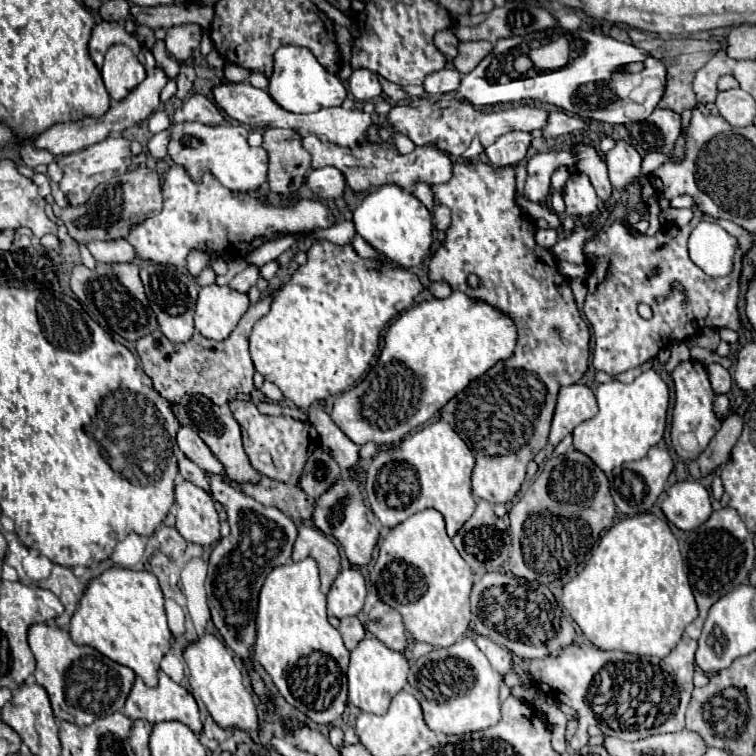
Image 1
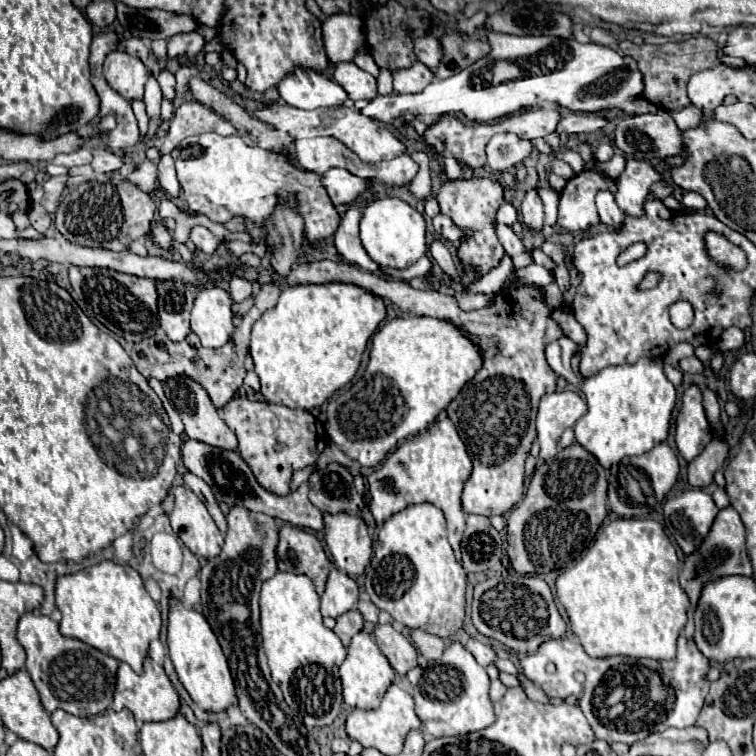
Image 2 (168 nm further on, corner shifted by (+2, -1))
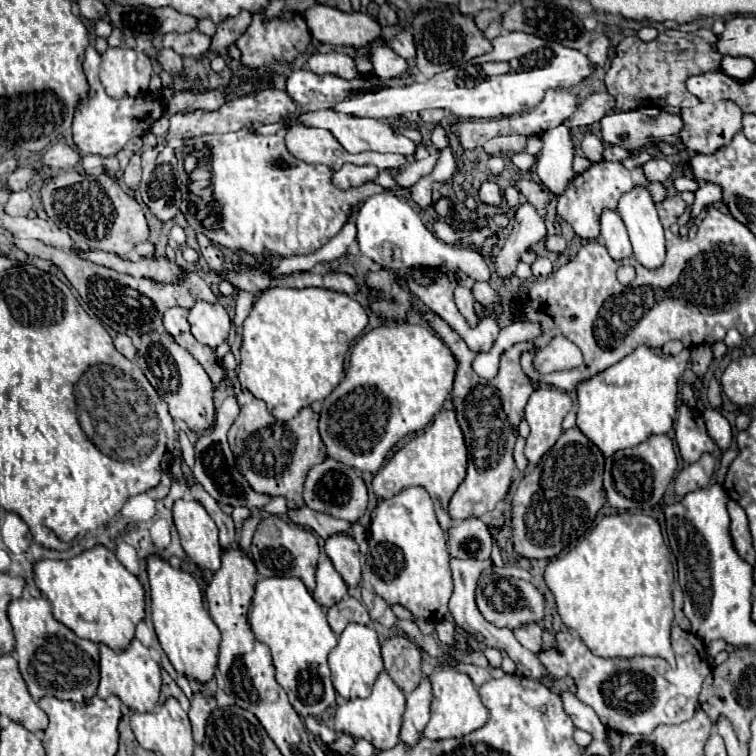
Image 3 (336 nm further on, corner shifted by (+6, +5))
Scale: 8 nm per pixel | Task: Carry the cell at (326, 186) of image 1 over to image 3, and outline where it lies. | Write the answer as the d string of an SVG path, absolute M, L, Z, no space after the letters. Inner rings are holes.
M344 164L340 170L332 174L332 184L338 188L352 188L352 186L362 186L364 182L370 182L378 176L376 166L354 166L354 164Z

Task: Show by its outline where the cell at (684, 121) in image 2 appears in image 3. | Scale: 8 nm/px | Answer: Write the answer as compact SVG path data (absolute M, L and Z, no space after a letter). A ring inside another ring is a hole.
M732 100L684 108L680 116L684 120L680 138L690 152L716 152L742 130L742 110Z

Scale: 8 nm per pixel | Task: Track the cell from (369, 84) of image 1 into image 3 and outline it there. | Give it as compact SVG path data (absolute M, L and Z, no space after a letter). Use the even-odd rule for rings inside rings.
M326 52L326 54L312 54L308 60L308 66L316 74L334 74L344 80L354 80L360 76L356 62L340 52Z

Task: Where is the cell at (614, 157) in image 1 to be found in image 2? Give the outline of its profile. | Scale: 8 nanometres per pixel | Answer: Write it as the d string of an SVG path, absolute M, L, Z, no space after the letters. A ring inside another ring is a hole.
M626 160L626 170L616 178L618 192L616 204L626 216L640 218L644 216L644 200L650 194L650 186L660 182L660 172L654 170L650 162L642 160Z

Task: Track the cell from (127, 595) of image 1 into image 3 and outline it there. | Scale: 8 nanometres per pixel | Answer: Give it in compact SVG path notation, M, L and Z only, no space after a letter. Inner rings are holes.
M94 546L70 560L42 560L36 564L34 574L58 622L68 626L76 636L106 644L116 648L116 652L134 638L136 624L146 616L146 596L140 580L130 574L106 546Z

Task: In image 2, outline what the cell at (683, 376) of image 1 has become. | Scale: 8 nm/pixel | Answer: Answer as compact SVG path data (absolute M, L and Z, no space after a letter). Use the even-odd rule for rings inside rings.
M692 384L682 396L682 408L676 418L678 452L686 462L692 462L712 438L714 430L710 430L702 408L702 392L698 386Z

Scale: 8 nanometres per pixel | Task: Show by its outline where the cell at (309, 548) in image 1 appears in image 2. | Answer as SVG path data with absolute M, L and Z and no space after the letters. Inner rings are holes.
M280 526L278 528L278 546L276 546L276 562L278 562L278 570L280 572L292 572L292 574L306 574L314 586L316 586L316 592L322 594L324 592L324 584L326 584L326 578L328 578L328 570L330 570L330 560L320 544L320 540L312 534L312 532L306 532L298 526Z

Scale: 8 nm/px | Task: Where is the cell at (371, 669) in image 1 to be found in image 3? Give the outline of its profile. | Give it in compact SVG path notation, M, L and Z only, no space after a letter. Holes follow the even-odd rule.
M348 624L346 630L338 636L338 646L330 652L328 664L332 670L332 678L334 678L332 684L342 698L346 700L368 698L372 692L372 684L376 682L376 676L384 670L376 630L364 624Z

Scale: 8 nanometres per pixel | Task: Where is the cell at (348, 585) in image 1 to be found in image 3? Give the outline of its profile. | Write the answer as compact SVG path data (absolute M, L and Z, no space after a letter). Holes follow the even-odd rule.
M320 556L318 562L318 570L316 570L316 590L314 590L314 600L324 606L330 608L332 604L338 604L344 596L348 594L348 586L342 580L342 576L334 570L332 562L328 556Z

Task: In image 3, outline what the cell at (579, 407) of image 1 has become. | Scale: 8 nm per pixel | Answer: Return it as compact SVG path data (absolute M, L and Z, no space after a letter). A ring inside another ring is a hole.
M542 386L532 392L526 404L530 436L524 450L530 464L536 464L556 444L562 434L562 420L572 406L572 398L554 386Z

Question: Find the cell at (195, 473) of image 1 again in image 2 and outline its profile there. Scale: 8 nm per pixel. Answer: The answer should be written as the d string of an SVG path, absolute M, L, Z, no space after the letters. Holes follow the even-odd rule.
M186 474L184 476L184 482L186 482L186 486L206 504L206 508L208 508L208 512L212 514L212 518L214 518L214 522L216 522L216 526L218 526L220 532L224 534L227 531L227 521L224 514L222 514L222 510L220 510L220 506L218 506L218 502L216 502L216 498L214 498L214 494L212 494L212 490L210 490L210 486L202 480L202 478L196 478L194 474Z

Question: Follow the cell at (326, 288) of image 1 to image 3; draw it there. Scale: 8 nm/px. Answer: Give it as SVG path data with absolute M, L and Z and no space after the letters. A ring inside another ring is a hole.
M268 288L262 292L242 326L242 360L238 378L242 388L264 400L270 414L290 420L300 408L322 402L344 376L344 358L356 336L364 332L368 312L352 296L328 288Z

